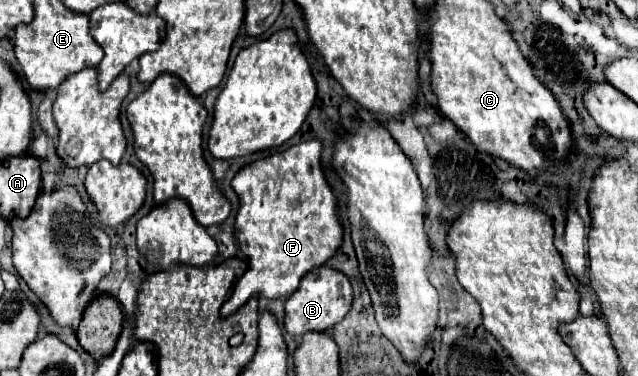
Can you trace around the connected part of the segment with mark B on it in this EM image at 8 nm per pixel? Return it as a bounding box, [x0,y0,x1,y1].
[284,264,354,336]

